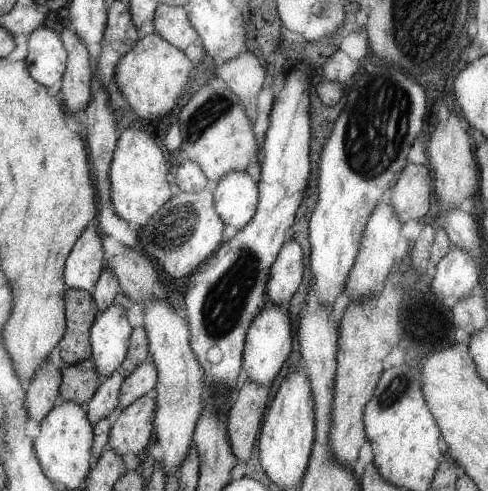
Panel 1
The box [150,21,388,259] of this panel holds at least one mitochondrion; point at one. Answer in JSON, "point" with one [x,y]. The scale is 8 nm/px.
{"point":[220,104]}

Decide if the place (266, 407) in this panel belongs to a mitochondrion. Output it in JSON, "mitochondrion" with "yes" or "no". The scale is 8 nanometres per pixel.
{"mitochondrion":"no"}

